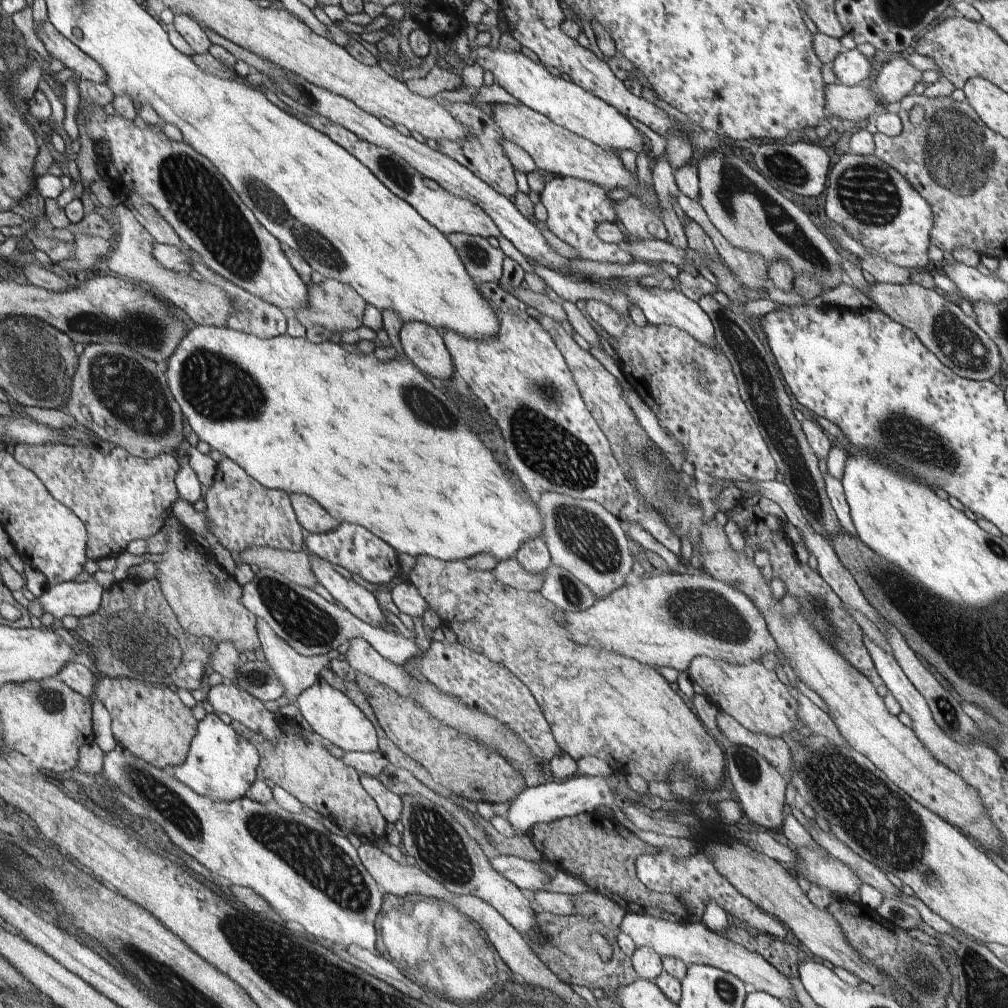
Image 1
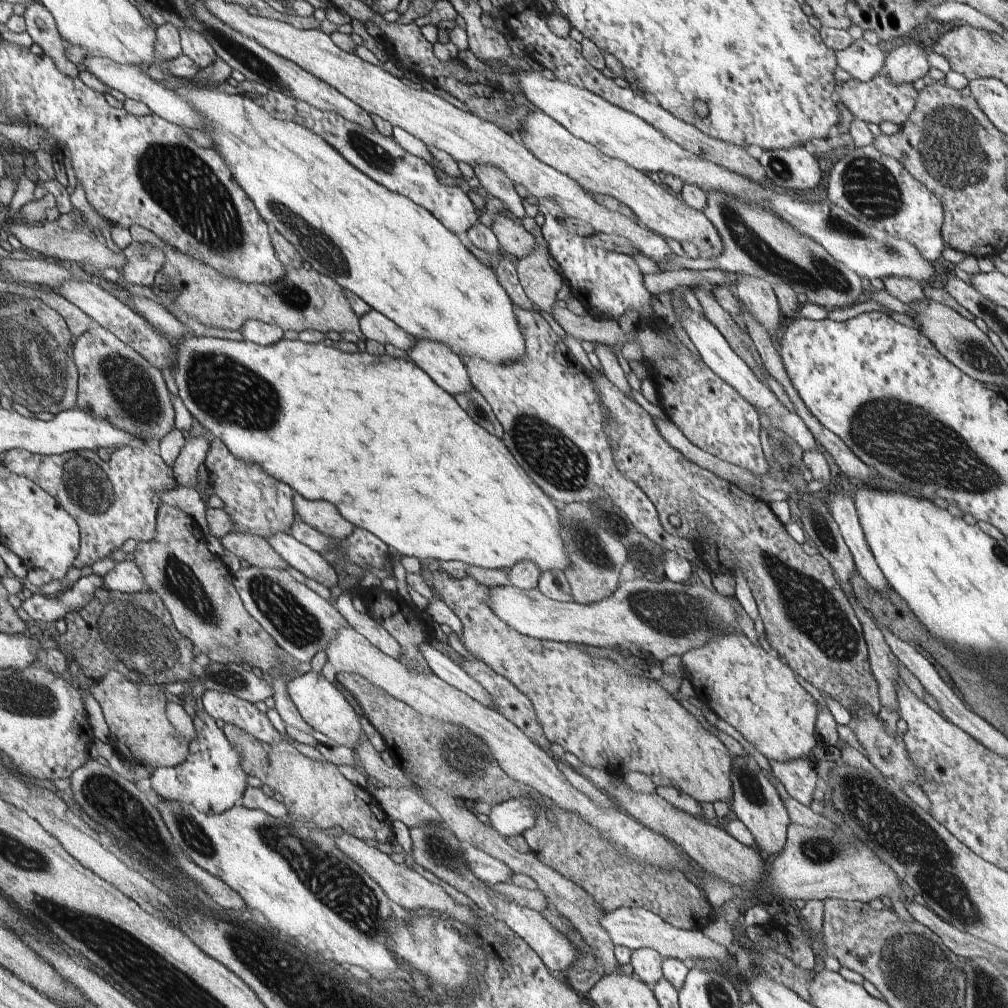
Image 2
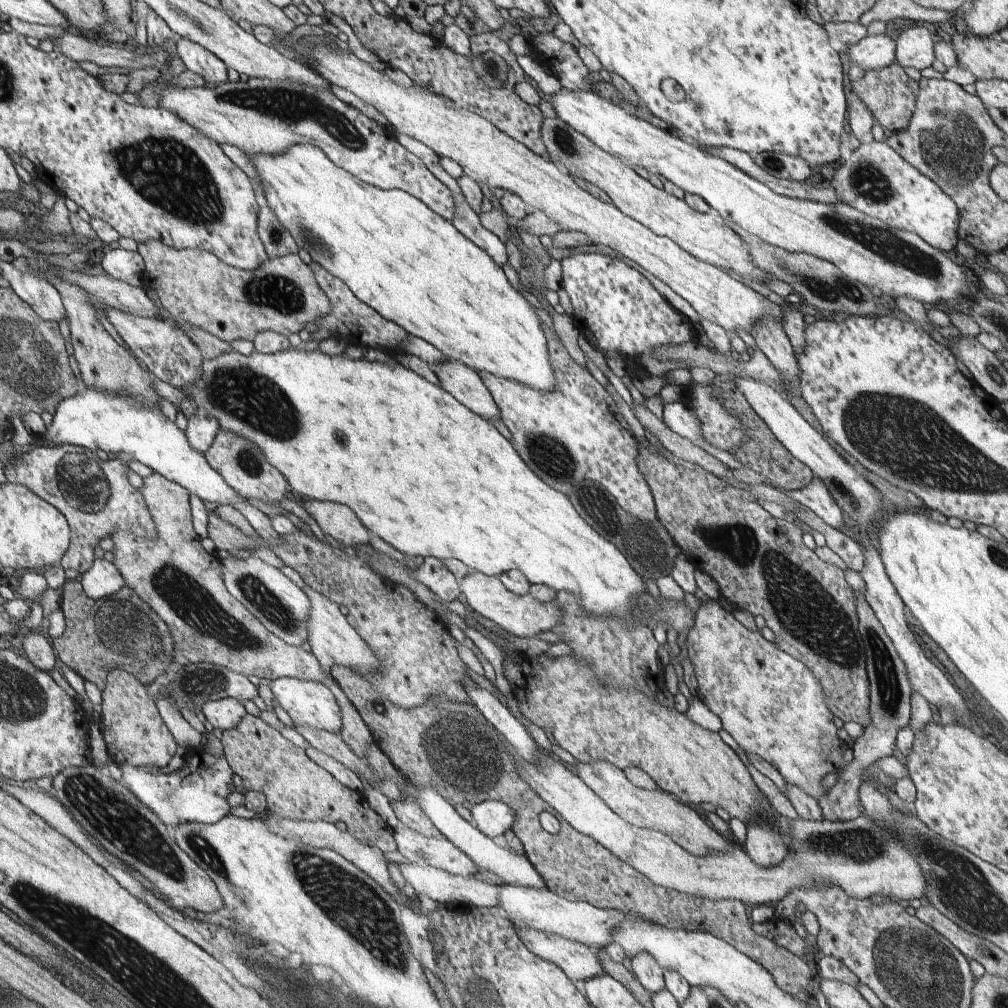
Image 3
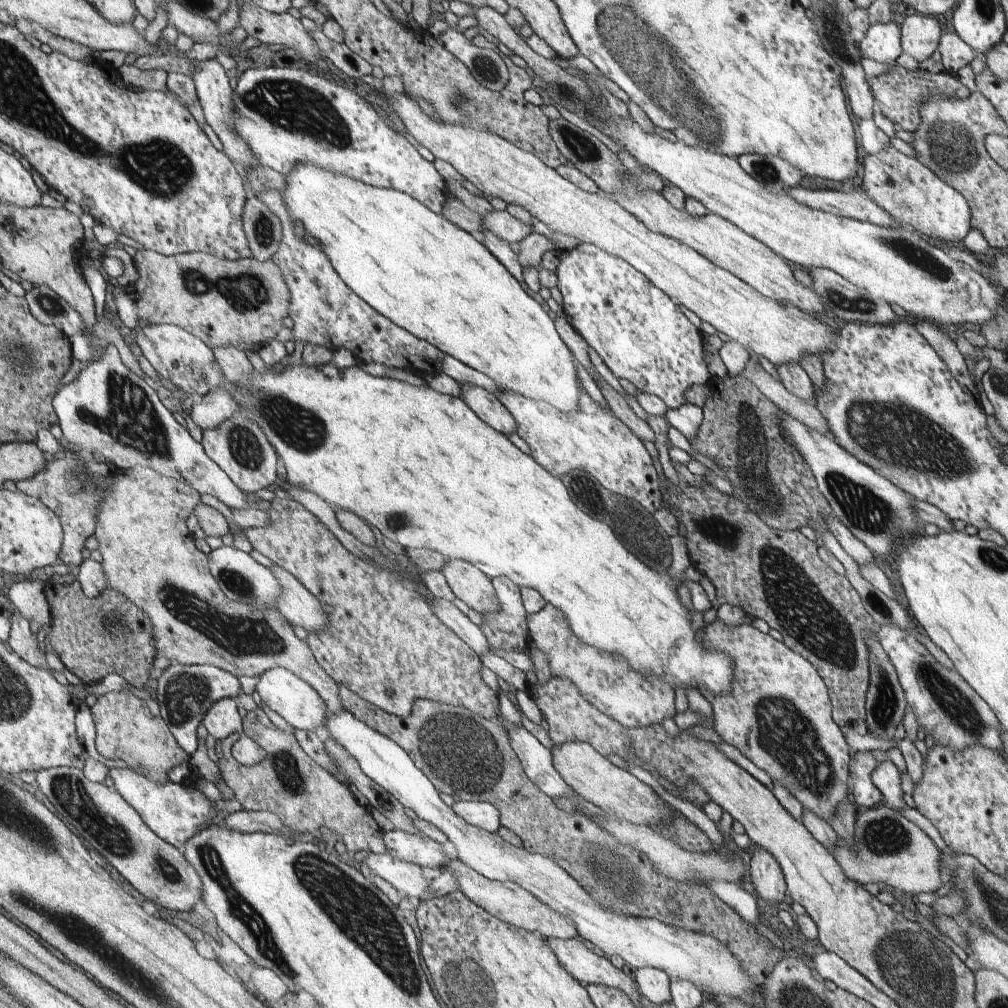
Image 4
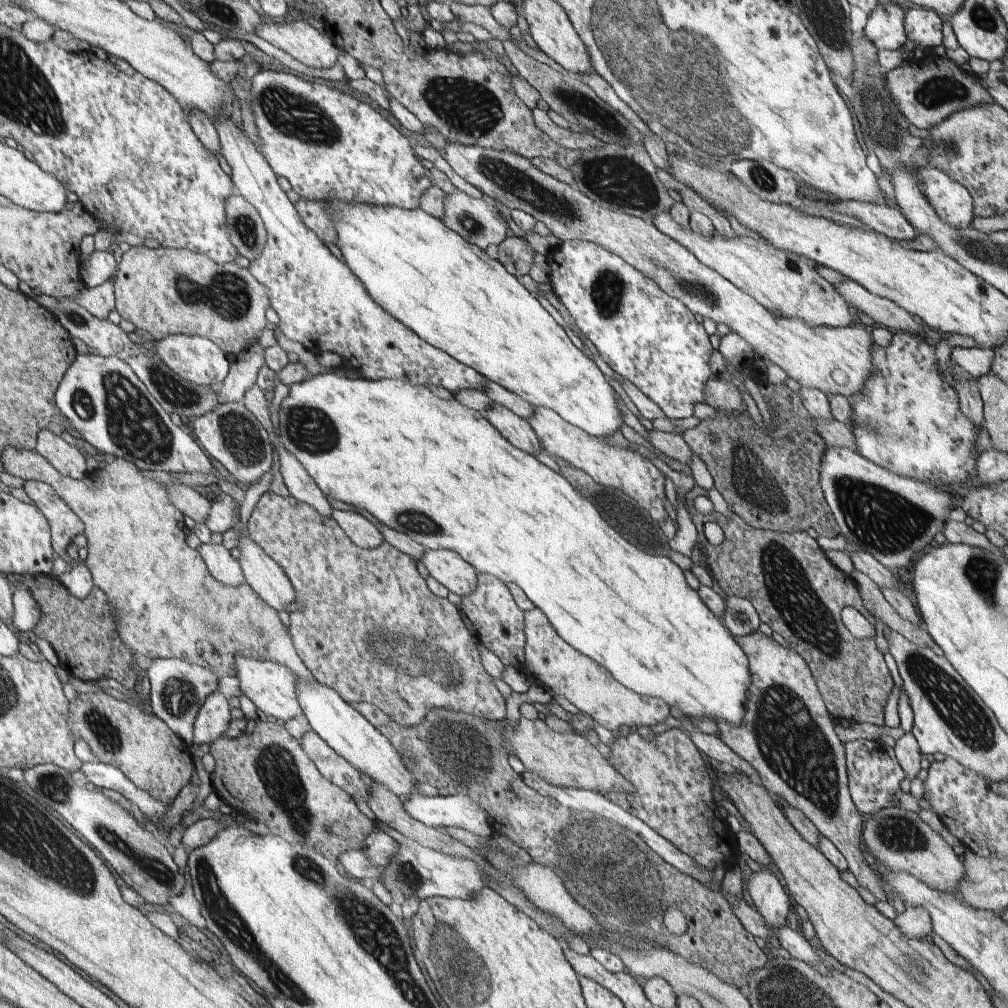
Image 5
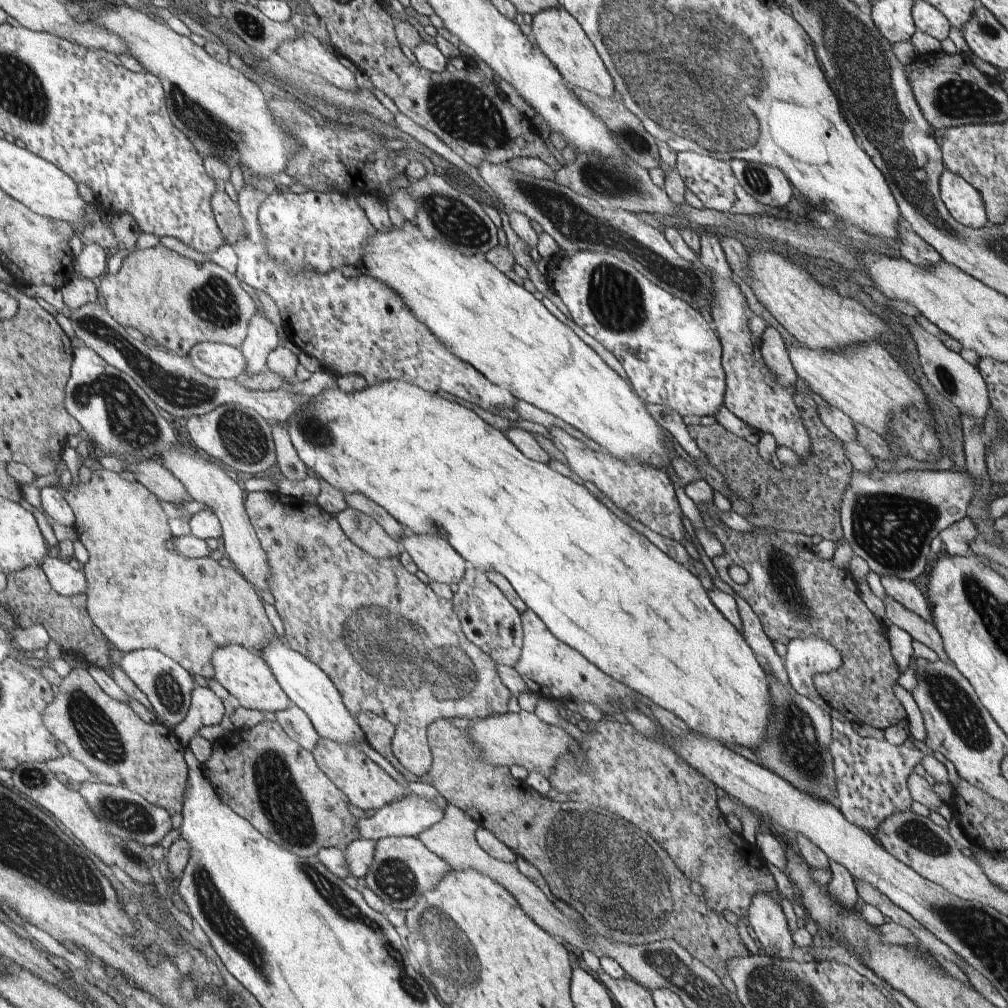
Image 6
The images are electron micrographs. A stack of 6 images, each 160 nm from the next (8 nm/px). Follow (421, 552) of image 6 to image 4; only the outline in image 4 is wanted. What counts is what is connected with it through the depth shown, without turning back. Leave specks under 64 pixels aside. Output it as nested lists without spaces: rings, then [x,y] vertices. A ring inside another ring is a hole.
[[[462,559],[448,560],[441,570],[456,597],[480,613],[497,613],[501,602],[492,578]]]

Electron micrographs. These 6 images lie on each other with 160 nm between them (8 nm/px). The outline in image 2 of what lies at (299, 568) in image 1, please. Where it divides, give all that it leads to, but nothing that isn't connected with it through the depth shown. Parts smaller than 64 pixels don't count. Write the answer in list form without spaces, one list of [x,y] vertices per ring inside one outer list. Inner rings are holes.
[[[228,532],[220,538],[224,549],[232,552],[238,559],[253,566],[263,568],[288,568],[282,556],[278,556],[262,536],[252,533]]]

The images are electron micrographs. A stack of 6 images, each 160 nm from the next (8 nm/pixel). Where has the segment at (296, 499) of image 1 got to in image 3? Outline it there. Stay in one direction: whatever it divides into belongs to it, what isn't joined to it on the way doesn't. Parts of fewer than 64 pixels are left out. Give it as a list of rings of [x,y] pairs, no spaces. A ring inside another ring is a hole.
[[[316,499],[299,500],[306,512],[316,520],[322,532],[336,545],[353,546],[368,544],[369,530],[348,506],[334,501]]]

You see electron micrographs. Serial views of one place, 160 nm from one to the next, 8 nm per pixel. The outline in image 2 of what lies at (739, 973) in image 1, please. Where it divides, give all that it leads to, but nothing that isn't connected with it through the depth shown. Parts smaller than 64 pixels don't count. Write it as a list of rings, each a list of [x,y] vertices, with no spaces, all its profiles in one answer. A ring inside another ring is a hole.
[[[643,907],[616,908],[616,911],[603,913],[598,922],[608,932],[615,946],[623,945],[632,951],[643,947],[652,948],[663,959],[676,958],[686,964],[692,960],[718,960],[724,967],[735,967],[735,956],[715,940],[710,940],[701,930],[675,928],[658,914]]]

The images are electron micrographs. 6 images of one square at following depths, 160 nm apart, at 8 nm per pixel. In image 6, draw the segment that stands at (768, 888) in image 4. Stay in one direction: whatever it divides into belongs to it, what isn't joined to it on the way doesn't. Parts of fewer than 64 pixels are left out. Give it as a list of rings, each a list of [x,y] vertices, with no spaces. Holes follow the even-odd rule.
[[[765,892],[754,893],[746,920],[756,933],[763,954],[792,959],[795,942],[779,902]]]

